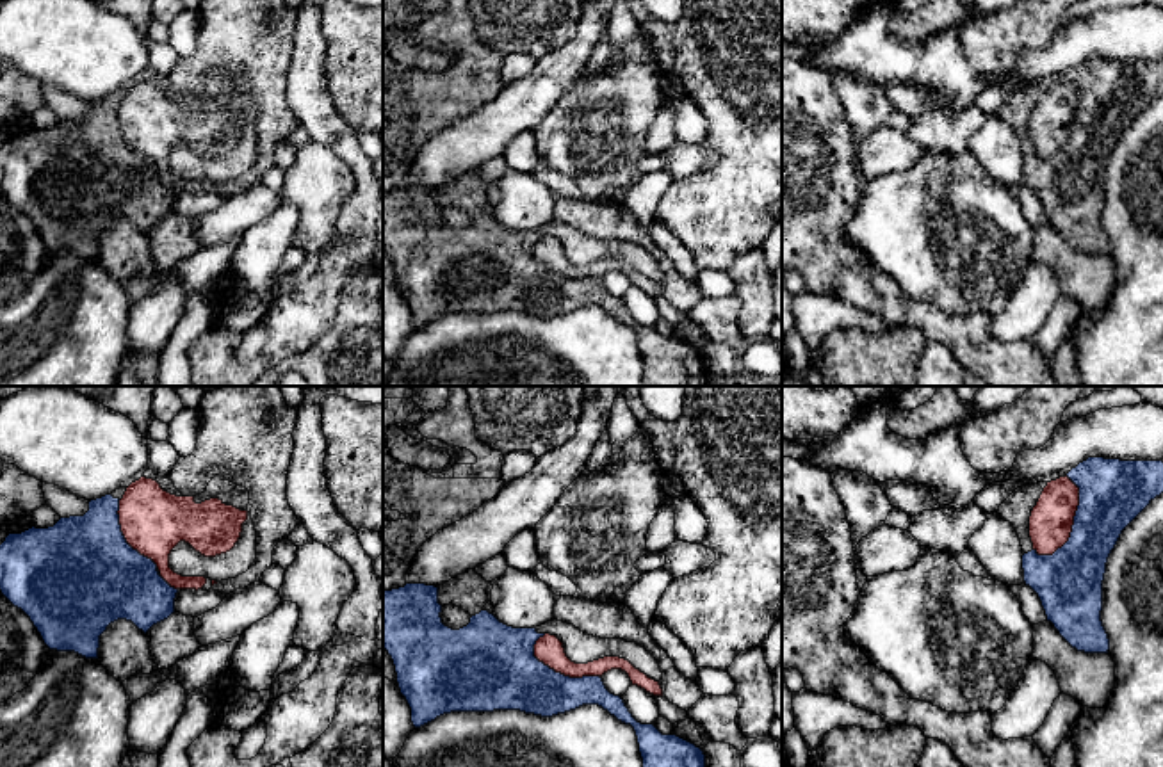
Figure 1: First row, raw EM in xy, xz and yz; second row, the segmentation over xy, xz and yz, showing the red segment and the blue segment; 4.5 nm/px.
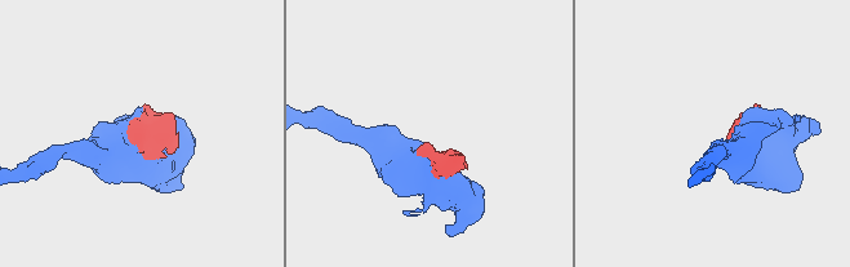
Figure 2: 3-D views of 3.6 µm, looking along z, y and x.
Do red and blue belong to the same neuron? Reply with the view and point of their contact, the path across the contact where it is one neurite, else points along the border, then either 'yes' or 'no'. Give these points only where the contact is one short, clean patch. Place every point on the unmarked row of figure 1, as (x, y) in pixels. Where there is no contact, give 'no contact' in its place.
contact yz (1073, 123); no

